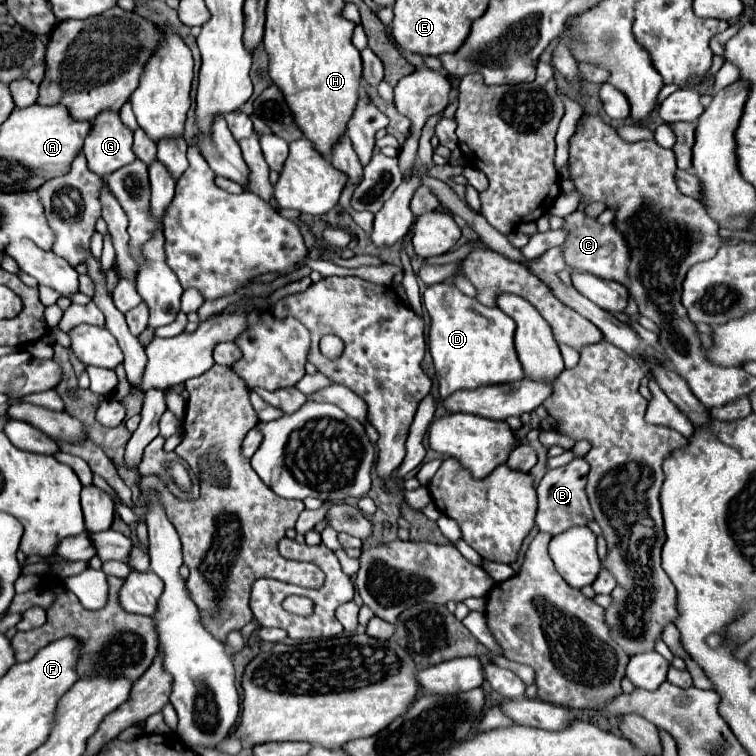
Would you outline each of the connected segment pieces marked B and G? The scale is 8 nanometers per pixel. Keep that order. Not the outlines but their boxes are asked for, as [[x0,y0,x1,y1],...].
[[535,458,593,536],[83,110,135,176]]

